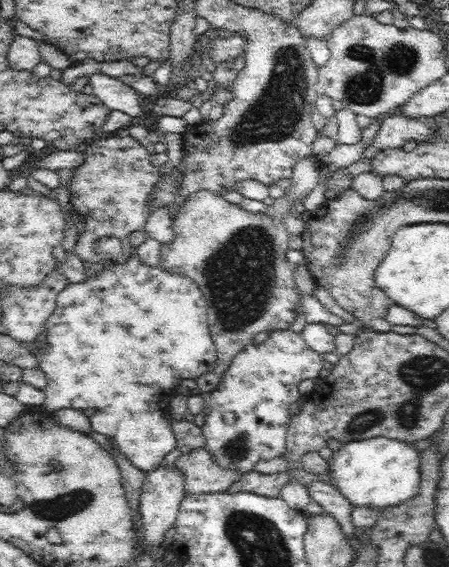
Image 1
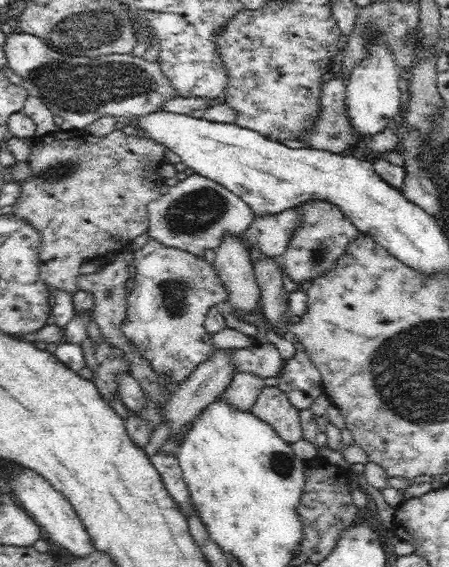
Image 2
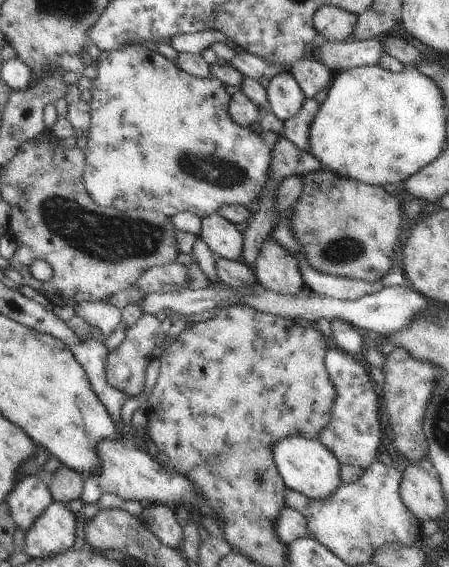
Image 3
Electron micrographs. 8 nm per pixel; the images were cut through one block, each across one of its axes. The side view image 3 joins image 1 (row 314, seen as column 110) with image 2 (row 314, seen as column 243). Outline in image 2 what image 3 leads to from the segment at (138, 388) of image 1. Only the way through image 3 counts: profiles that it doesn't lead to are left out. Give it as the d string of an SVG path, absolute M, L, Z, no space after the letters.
M150 239L143 247L133 252L136 267L135 285L128 295L126 318L121 324L122 334L129 338L140 356L150 363L152 371L167 384L171 393L180 386L196 368L214 354L212 335L204 327L205 314L214 304L226 307L227 290L215 268L202 254L190 254L173 246L166 246L156 239Z

